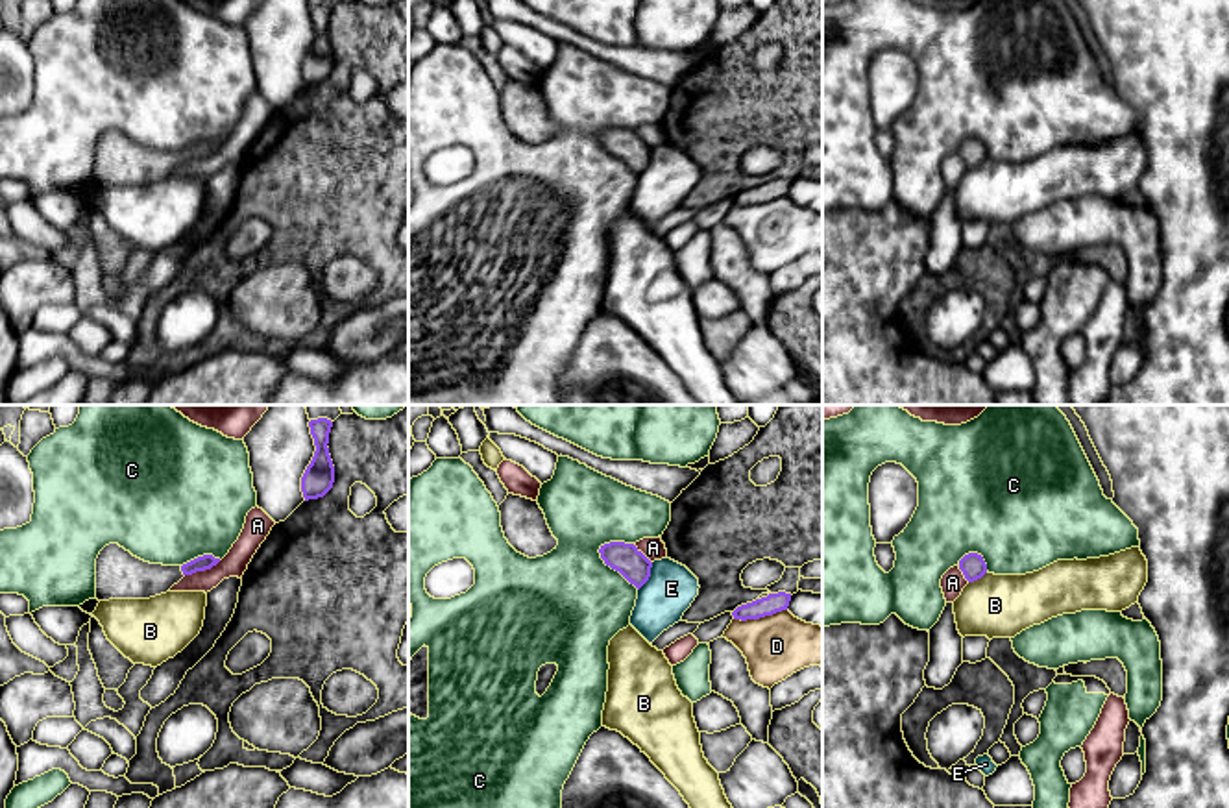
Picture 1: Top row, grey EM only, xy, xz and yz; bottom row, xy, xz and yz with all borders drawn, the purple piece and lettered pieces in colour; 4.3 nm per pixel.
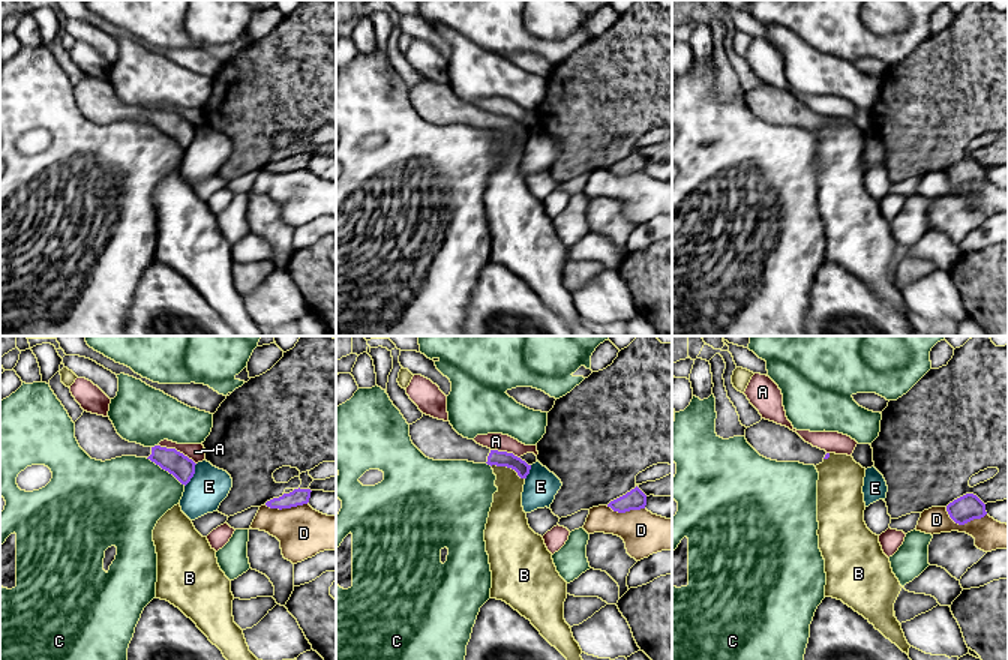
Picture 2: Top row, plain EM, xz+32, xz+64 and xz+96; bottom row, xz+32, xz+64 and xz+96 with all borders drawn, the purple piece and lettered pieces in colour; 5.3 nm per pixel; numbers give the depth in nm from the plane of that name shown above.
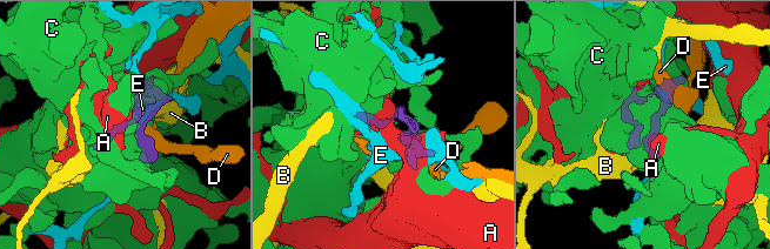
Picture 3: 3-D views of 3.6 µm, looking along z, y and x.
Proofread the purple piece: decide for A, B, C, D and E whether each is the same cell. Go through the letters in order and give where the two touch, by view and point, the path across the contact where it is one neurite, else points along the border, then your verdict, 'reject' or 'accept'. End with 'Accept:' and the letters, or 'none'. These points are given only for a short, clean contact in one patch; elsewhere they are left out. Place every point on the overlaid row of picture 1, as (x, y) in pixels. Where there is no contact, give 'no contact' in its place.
A: meets purple in xy at (202, 570); reject
B: meets purple in yz at (978, 577); border along yz (987, 572), (969, 583); reject
C: meets purple in xz at (612, 568); reject
D: meets purple in xz at (760, 616); reject
E: meets purple in xz at (649, 575); reject
Accept: none

